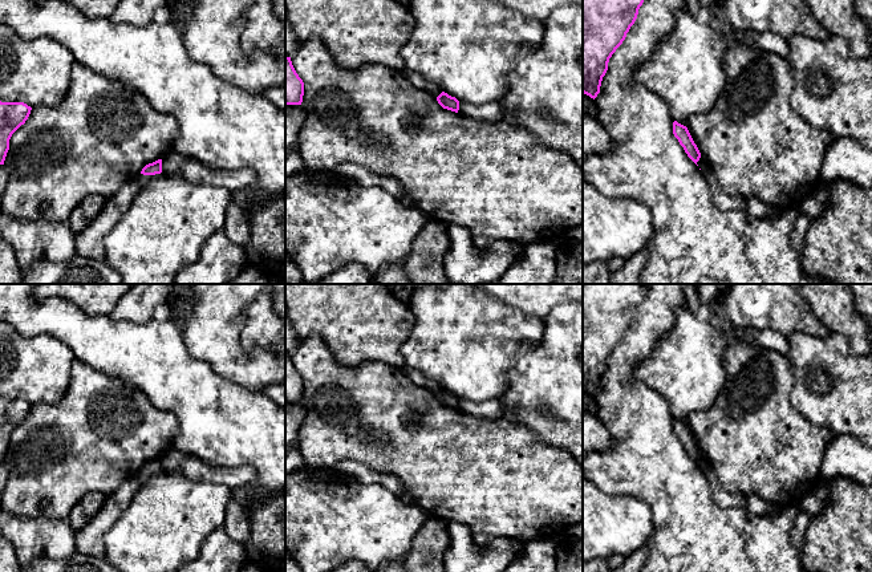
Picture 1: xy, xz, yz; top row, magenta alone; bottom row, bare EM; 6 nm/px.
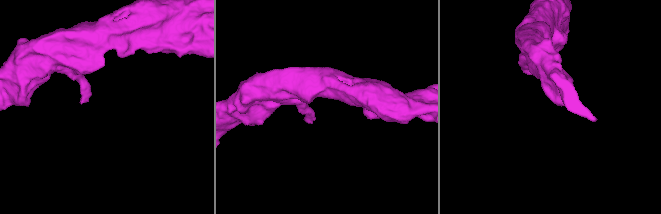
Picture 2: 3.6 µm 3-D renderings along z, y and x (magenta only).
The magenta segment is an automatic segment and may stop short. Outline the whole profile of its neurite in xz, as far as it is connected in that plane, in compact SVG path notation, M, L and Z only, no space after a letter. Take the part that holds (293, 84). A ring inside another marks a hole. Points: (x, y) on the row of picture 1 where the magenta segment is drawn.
M285 57L285 105L301 105L304 82L296 73L291 57Z

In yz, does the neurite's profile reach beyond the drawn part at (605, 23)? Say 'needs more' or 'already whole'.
already whole

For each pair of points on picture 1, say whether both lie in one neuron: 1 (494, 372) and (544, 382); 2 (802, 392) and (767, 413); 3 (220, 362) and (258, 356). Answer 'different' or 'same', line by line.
1: different
2: different
3: same

